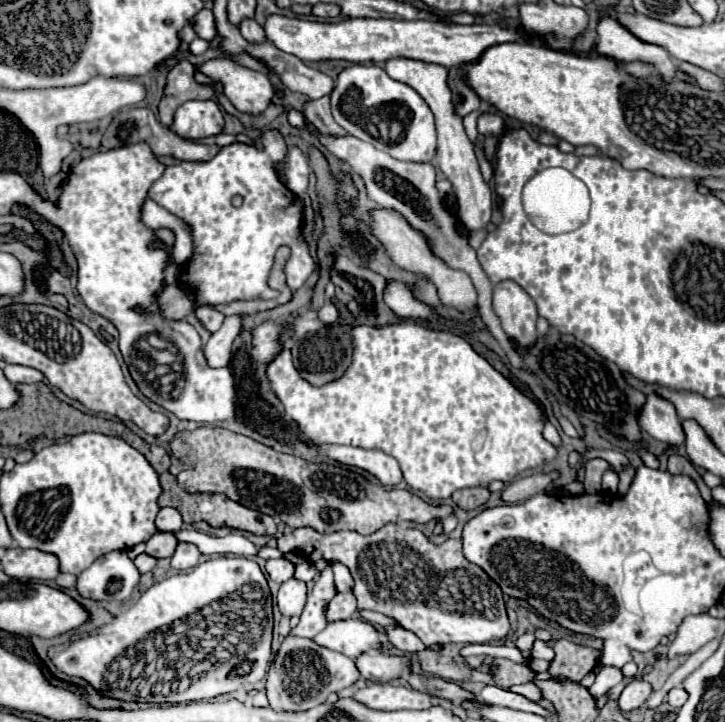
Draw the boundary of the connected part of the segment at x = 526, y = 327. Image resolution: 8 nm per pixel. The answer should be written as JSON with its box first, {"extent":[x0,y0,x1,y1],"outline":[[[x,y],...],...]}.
{"extent":[493,281,537,347],"outline":[[[501,281],[493,287],[493,311],[499,317],[503,331],[513,335],[521,347],[535,339],[535,321],[537,309],[533,299],[515,283],[515,281]]]}

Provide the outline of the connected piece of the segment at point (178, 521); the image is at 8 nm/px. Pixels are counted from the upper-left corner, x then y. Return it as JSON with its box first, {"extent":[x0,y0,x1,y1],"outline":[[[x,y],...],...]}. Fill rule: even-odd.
{"extent":[155,509,183,533],"outline":[[[171,509],[171,511],[167,511],[167,515],[161,515],[161,521],[157,519],[157,523],[155,524],[161,531],[175,533],[183,527],[183,519],[181,519],[181,515],[179,515],[177,509]],[[163,517],[167,517],[167,519],[163,519]]]}

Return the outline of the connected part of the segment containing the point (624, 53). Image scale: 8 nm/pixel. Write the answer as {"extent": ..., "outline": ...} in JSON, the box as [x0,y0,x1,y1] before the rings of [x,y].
{"extent":[597,17,677,79],"outline":[[[613,17],[601,19],[597,33],[597,53],[617,59],[619,63],[645,61],[655,65],[663,79],[675,79],[677,67],[675,61],[669,59],[669,53],[661,51],[661,47],[653,47],[649,43],[633,39],[633,35],[629,35],[629,31],[625,31],[625,27],[621,27]]]}

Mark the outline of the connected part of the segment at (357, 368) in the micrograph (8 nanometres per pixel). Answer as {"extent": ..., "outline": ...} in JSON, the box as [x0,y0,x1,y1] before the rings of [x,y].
{"extent":[267,321,557,499],"outline":[[[399,321],[397,325],[357,325],[351,329],[351,337],[353,337],[353,361],[347,367],[345,375],[337,381],[325,383],[325,385],[311,385],[307,383],[299,371],[295,369],[293,361],[291,361],[291,351],[283,349],[269,365],[267,365],[267,381],[273,389],[273,393],[277,395],[277,399],[283,403],[287,415],[299,425],[301,433],[307,439],[319,441],[319,443],[337,443],[337,445],[353,445],[353,447],[361,447],[361,449],[379,449],[391,457],[395,457],[399,461],[401,473],[403,473],[403,481],[415,489],[425,493],[429,499],[449,499],[453,495],[453,491],[457,489],[465,489],[465,487],[487,487],[491,481],[503,481],[503,483],[511,483],[511,479],[515,479],[515,475],[519,475],[521,471],[527,469],[535,469],[539,465],[551,463],[557,457],[557,449],[543,437],[543,409],[539,407],[539,403],[527,395],[523,395],[505,375],[501,375],[497,369],[493,369],[493,365],[481,357],[463,337],[451,333],[451,331],[435,331],[429,327],[423,327],[419,323],[413,321]]]}

